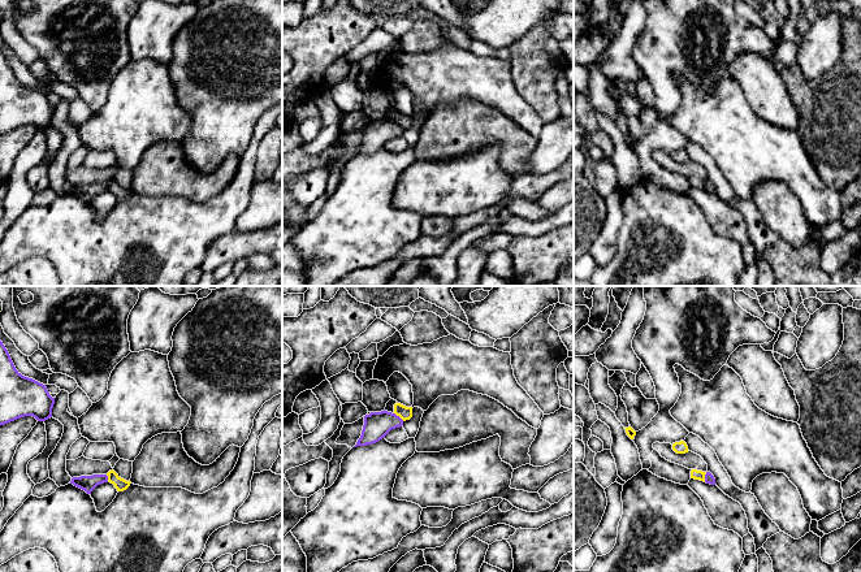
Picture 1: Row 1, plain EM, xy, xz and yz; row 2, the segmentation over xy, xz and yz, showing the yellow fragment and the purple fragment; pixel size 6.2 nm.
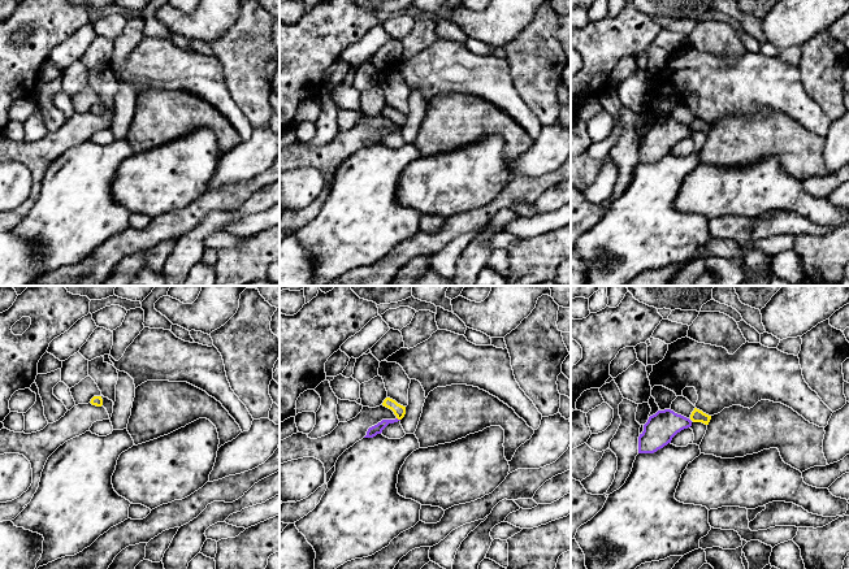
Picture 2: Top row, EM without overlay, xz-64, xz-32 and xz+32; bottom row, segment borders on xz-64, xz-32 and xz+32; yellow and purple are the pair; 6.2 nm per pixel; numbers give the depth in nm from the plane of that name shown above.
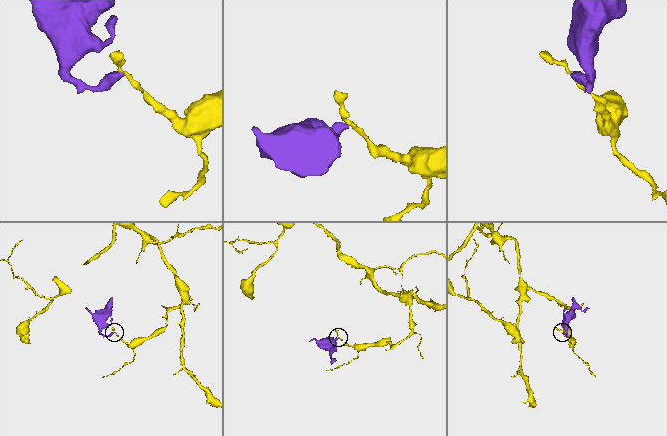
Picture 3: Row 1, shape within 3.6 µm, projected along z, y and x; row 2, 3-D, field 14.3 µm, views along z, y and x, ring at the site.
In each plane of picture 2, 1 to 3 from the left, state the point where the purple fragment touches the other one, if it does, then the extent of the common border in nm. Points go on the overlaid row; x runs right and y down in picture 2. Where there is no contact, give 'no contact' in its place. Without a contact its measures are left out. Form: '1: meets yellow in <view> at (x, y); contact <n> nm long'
1: no contact
2: meets yellow in xz-32 at (398, 418); contact 30 nm long
3: no contact

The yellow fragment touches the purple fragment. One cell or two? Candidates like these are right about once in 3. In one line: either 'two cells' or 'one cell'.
two cells

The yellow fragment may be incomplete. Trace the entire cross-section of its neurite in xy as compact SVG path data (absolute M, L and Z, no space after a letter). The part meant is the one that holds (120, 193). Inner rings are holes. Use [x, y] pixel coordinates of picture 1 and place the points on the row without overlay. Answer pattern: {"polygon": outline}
{"polygon": "M113 178L107 182L108 191L113 192L117 200L124 200L130 195L130 190L121 187Z"}

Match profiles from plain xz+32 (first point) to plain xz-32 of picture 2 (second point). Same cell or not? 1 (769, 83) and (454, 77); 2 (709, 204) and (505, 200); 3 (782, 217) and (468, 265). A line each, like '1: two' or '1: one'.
1: one
2: two
3: two

